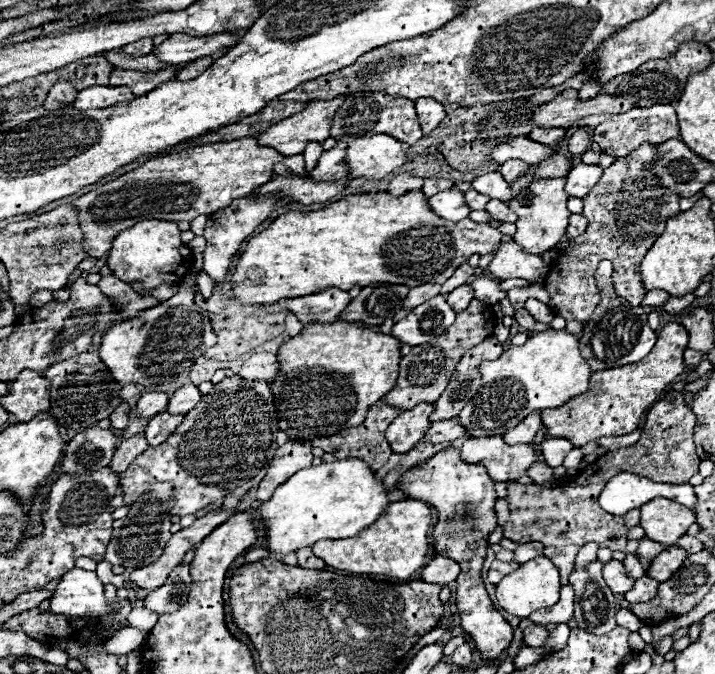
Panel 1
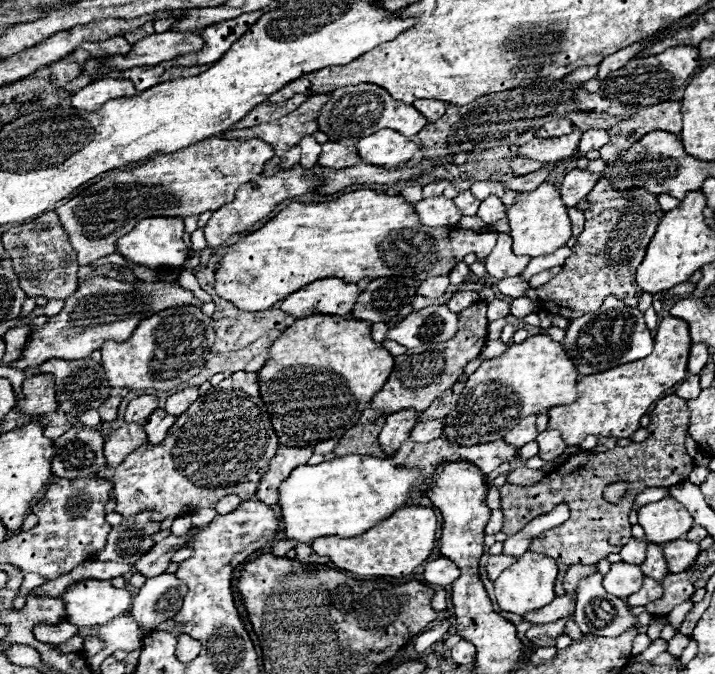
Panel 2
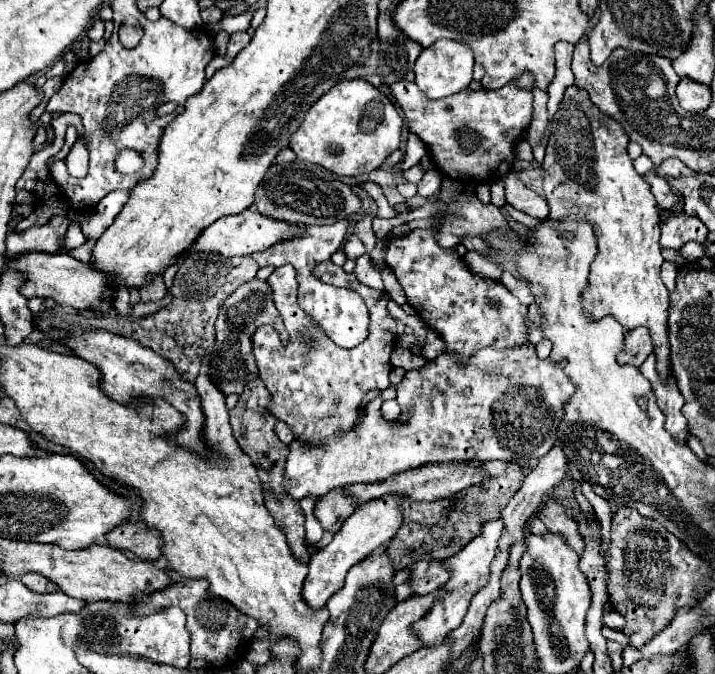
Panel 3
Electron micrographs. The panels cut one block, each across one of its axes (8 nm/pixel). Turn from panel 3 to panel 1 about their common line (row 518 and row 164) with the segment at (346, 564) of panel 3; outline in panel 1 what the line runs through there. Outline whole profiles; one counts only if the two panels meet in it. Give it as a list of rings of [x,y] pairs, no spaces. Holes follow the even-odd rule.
[[[376,134],[372,138],[362,136],[348,142],[344,160],[348,164],[348,178],[378,182],[402,166],[406,162],[406,154],[404,146],[396,138]]]

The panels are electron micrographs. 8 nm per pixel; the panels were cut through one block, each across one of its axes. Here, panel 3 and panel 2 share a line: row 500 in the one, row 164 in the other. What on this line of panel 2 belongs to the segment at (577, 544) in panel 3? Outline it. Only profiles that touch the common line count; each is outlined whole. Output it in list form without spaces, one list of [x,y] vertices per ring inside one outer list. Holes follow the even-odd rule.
[[[544,164],[544,168],[540,168],[540,172],[532,172],[532,176],[512,176],[508,182],[504,182],[504,186],[512,188],[516,192],[532,192],[534,188],[538,188],[542,182],[548,180],[552,170],[554,170],[554,164]]]

